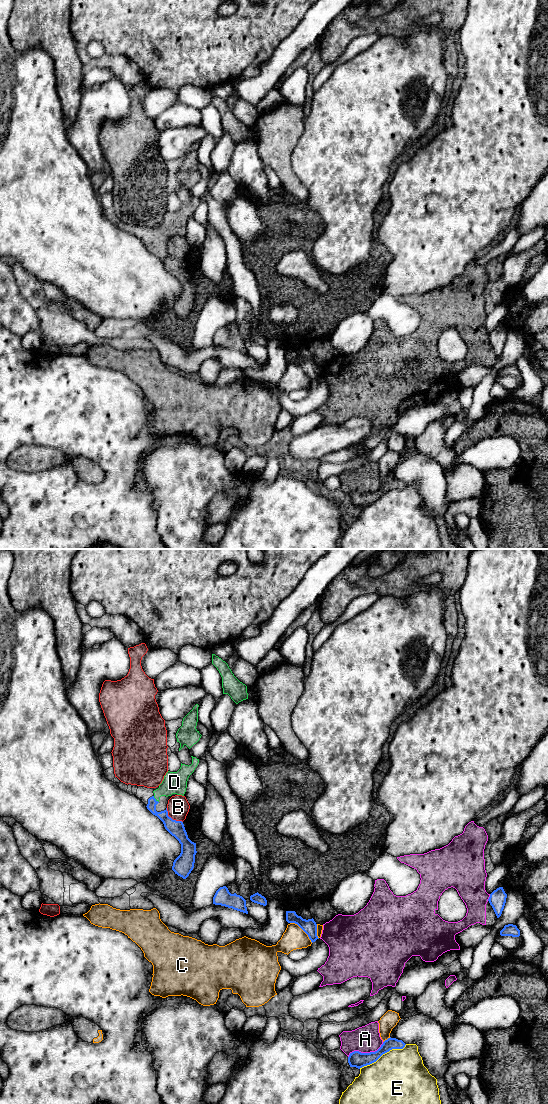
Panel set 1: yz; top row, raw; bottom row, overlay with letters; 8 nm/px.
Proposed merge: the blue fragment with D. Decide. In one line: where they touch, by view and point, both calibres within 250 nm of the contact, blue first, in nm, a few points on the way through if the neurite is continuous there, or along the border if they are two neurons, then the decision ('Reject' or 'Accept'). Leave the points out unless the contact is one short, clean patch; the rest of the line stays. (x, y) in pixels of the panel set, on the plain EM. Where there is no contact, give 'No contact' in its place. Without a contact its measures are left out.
Touches blue at yz (155, 239). Thickness 100 nm (blue) against 180 nm. Path across: yz (170, 265), (153, 250), (155, 239), (174, 222). Accept

